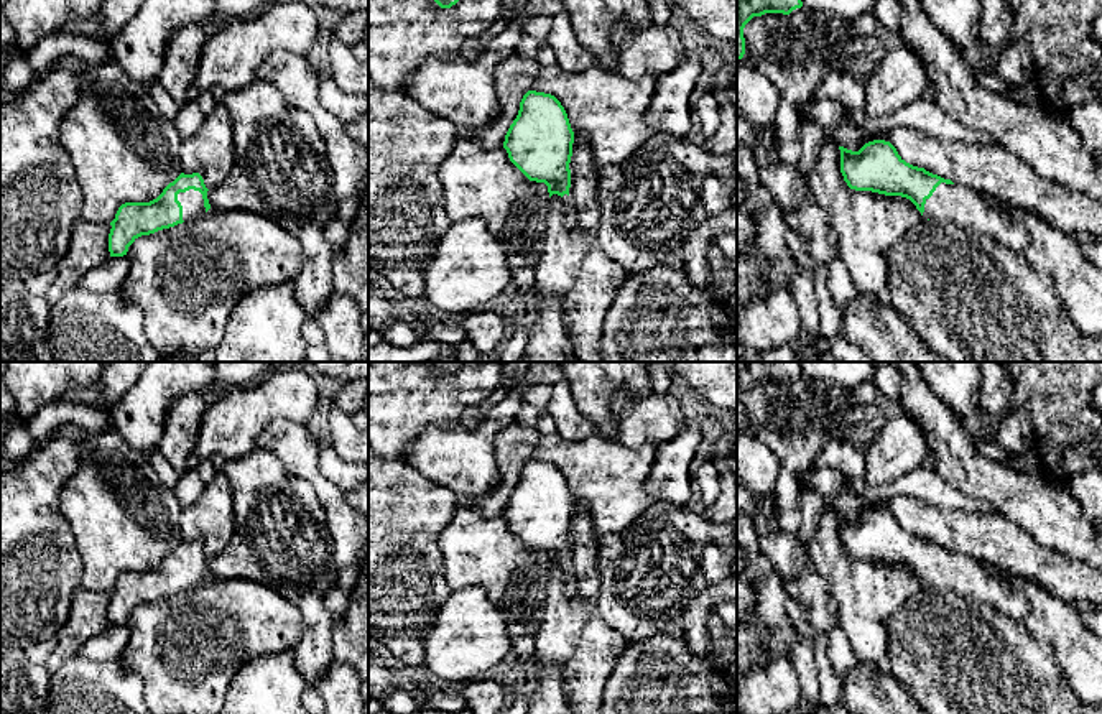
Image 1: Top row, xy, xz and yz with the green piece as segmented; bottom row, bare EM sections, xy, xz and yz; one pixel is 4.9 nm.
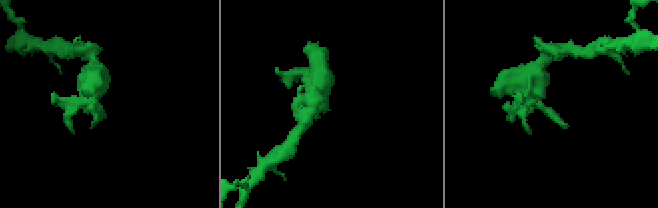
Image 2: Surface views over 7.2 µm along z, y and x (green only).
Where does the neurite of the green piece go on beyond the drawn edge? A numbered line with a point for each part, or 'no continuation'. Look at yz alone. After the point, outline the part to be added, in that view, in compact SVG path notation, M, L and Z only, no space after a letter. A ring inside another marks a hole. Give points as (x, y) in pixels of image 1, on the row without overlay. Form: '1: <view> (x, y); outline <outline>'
1: yz (961, 573); outline M941 551L926 568L923 587L952 591L969 600L989 604L1015 622L1023 622L1030 612L1030 602L1015 582L998 581L975 556L962 551Z

